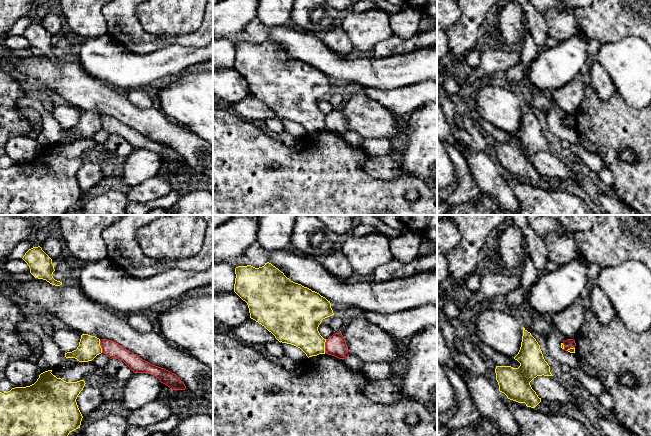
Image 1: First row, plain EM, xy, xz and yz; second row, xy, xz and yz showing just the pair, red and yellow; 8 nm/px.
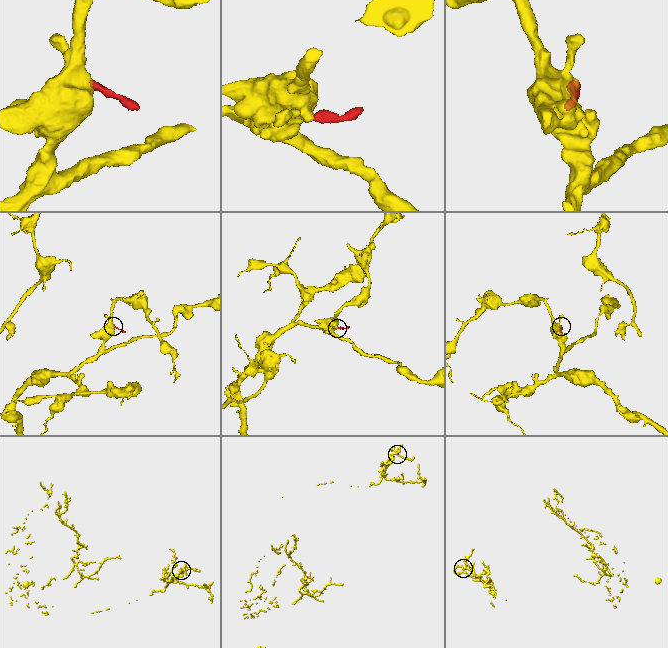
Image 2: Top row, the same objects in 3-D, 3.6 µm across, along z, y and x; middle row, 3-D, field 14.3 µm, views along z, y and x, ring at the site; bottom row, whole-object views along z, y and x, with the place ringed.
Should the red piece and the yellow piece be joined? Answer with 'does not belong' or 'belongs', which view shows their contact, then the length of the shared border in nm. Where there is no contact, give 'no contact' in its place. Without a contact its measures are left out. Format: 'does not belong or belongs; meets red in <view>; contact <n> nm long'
does not belong; meets red in xz; contact 110 nm long

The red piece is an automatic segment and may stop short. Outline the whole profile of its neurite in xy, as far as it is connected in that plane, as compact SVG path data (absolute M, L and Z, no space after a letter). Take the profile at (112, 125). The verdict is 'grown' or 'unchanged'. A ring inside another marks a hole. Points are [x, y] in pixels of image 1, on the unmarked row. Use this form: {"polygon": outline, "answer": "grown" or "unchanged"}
{"polygon": "M101 115L100 122L102 124L102 129L106 130L110 135L116 134L123 137L134 149L151 150L172 166L186 165L185 160L176 150L164 144L150 140L118 119L112 116Z", "answer": "unchanged"}

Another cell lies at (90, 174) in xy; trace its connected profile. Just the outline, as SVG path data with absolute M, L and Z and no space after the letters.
M85 160L83 166L77 173L76 178L84 193L97 185L104 178L104 175L99 163Z

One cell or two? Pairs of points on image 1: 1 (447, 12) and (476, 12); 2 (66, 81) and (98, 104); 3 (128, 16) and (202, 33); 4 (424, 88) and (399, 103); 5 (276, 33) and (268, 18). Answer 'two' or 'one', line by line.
1: two
2: one
3: one
4: one
5: two

